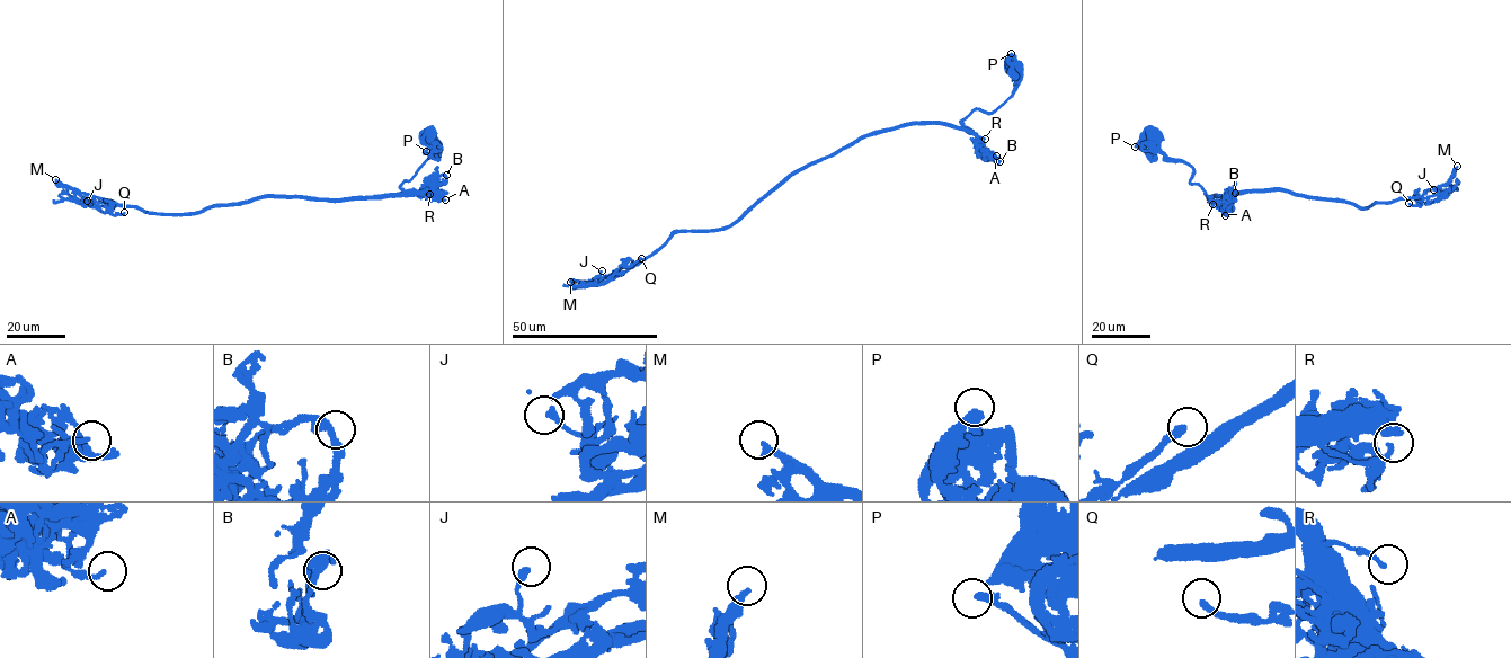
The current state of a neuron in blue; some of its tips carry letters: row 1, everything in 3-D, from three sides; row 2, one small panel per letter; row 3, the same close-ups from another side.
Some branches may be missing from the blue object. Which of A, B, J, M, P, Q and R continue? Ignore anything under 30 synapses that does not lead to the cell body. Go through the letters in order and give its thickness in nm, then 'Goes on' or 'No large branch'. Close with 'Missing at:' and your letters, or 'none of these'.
A: Thickness 160 nm. No large branch
B: Thickness 280 nm. No large branch
J: Thickness 280 nm. No large branch
M: Thickness 240 nm. No large branch
P: Thickness 360 nm. No large branch
Q: Thickness 280 nm. No large branch
R: Thickness 180 nm. No large branch
Missing at: none of these

